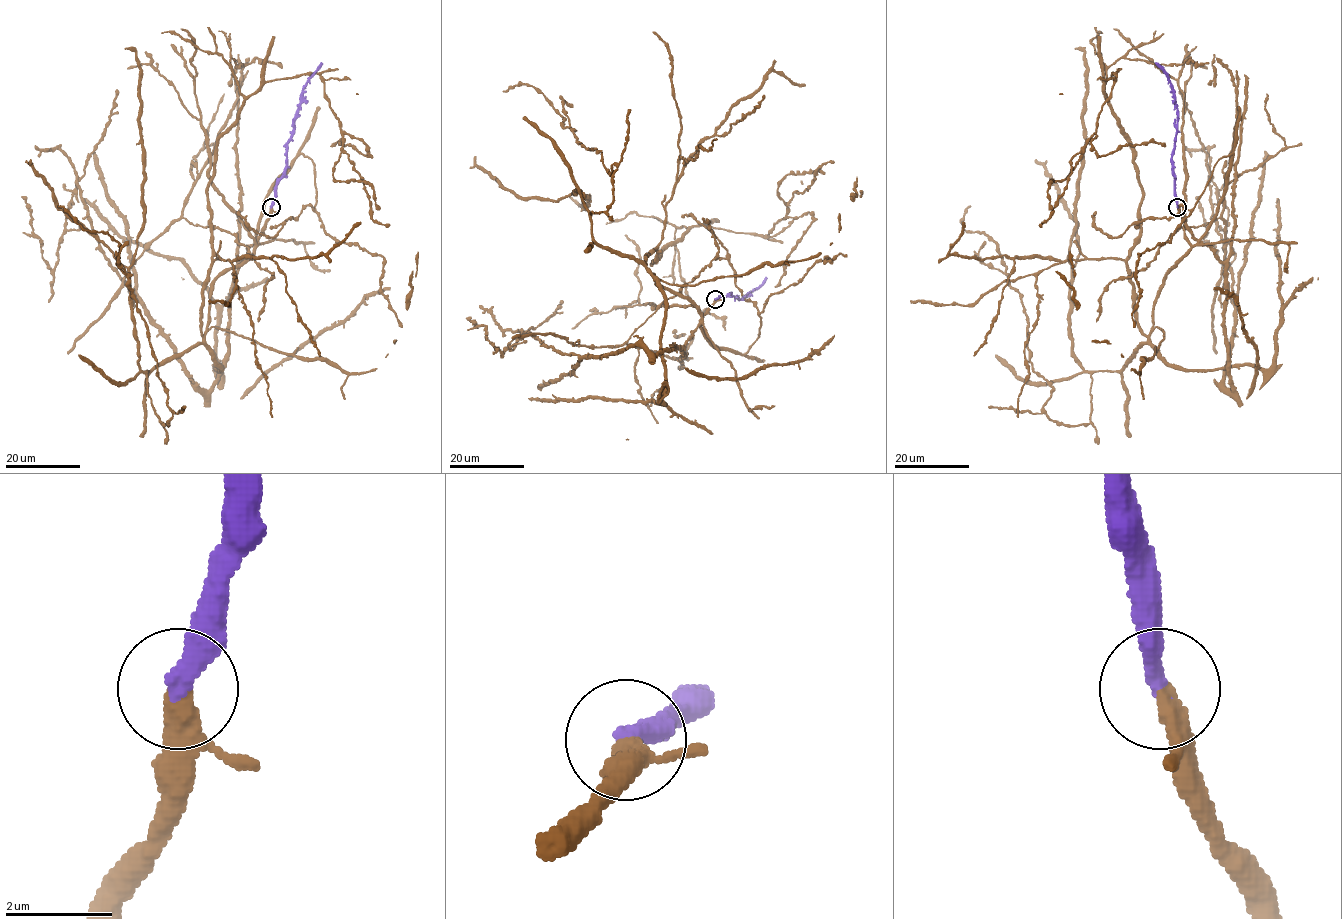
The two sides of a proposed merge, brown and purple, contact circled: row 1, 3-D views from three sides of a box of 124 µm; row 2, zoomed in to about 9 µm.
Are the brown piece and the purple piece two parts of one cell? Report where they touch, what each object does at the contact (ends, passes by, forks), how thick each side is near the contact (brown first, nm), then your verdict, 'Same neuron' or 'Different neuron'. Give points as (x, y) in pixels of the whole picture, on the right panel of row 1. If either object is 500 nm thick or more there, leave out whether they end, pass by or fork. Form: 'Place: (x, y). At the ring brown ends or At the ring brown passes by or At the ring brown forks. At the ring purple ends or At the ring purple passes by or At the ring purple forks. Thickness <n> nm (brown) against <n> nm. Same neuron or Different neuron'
Place: (1177, 207). At the ring brown ends. At the ring purple ends. Thickness 400 nm (brown) against 380 nm. Same neuron

